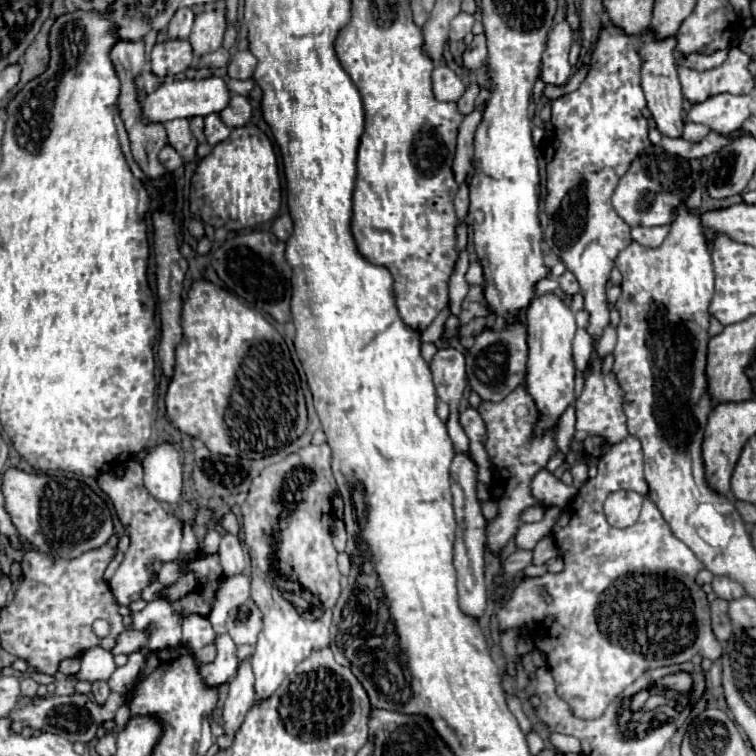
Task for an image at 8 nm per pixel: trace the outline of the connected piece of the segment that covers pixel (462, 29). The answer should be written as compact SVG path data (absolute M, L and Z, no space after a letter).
M461 12L461 14L457 14L457 16L453 18L453 22L451 22L449 38L451 38L451 40L463 40L463 36L471 32L471 28L473 28L473 22L475 22L475 18L473 18L471 14L467 14L467 12Z

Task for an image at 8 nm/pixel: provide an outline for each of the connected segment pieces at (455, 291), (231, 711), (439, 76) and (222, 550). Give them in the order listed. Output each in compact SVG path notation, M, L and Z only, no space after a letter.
M461 252L459 254L459 260L455 264L455 270L449 278L449 306L451 306L451 312L455 316L459 316L461 312L461 302L463 298L467 296L467 280L465 280L465 272L469 268L469 258L467 258L467 252Z
M243 658L235 678L229 680L229 694L225 700L225 708L223 708L223 720L225 720L225 734L216 739L216 743L221 748L231 746L235 732L239 730L241 722L245 720L245 714L249 712L249 708L255 702L255 676L251 670L251 658Z
M439 64L433 70L433 92L441 102L457 102L465 92L465 84L449 66Z
M223 534L221 544L219 544L219 560L223 568L223 576L235 576L243 572L243 558L245 552L241 548L241 542L233 534Z

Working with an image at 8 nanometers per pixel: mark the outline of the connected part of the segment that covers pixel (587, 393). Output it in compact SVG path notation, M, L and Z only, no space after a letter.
M593 352L593 368L589 378L585 380L583 392L575 402L575 410L577 410L577 424L575 424L575 440L583 442L587 436L603 436L607 440L607 444L611 446L613 442L621 442L621 438L625 438L627 426L625 426L625 414L621 410L621 388L617 386L617 380L613 374L603 374L601 372L601 360L597 358L597 354Z

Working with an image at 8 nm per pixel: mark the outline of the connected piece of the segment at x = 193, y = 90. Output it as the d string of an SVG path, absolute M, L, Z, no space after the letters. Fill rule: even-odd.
M217 76L205 80L167 78L153 94L145 94L145 98L141 98L141 106L145 106L145 118L149 118L149 122L167 122L173 118L193 118L193 116L207 116L213 112L221 112L229 104L229 98L231 92L227 88L227 82ZM171 84L179 84L179 86L171 86Z

